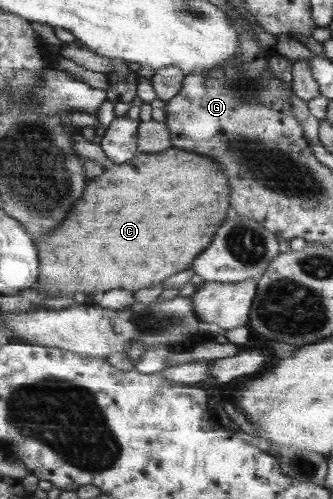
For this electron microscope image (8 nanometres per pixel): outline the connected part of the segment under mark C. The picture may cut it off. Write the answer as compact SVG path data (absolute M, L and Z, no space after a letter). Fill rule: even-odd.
M175 146L162 153L138 152L129 162L123 164L109 163L103 174L87 182L83 198L79 200L79 204L75 202L73 212L69 212L65 222L59 228L55 228L51 234L36 238L41 276L39 276L39 284L31 290L53 297L57 292L59 296L69 296L69 282L71 282L71 294L77 292L95 294L95 292L109 292L115 288L135 292L161 284L163 280L167 280L177 272L192 269L195 260L211 244L217 228L222 226L223 221L229 216L232 209L231 197L227 175L218 162ZM163 180L167 184L171 182L171 186L179 190L179 208L177 208L177 192L163 192Z

